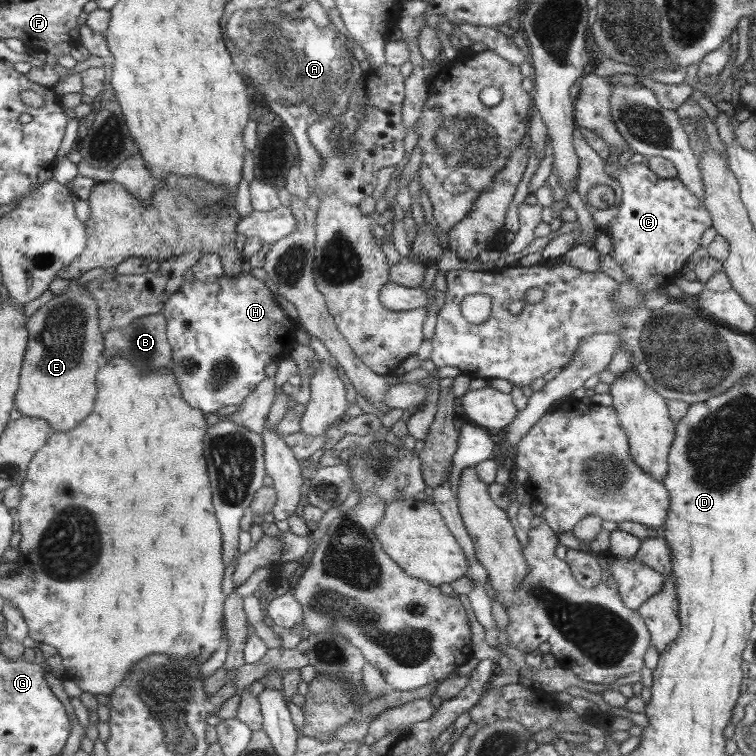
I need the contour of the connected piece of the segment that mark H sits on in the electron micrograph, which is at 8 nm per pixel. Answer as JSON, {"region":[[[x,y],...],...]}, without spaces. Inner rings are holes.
{"region":[[[241,273],[237,277],[221,276],[213,283],[204,283],[197,281],[197,279],[184,281],[180,288],[169,297],[169,300],[163,304],[162,315],[165,319],[165,330],[167,342],[171,346],[171,362],[169,364],[170,371],[176,376],[177,383],[179,384],[183,400],[189,407],[196,410],[204,411],[206,415],[217,413],[220,408],[225,406],[239,406],[244,398],[253,392],[253,389],[264,380],[265,373],[263,368],[273,360],[273,358],[281,359],[285,354],[290,354],[291,348],[296,344],[294,332],[297,325],[283,314],[283,310],[279,308],[279,304],[273,300],[271,292],[263,286],[263,281],[255,280],[255,278],[248,274]]]}

